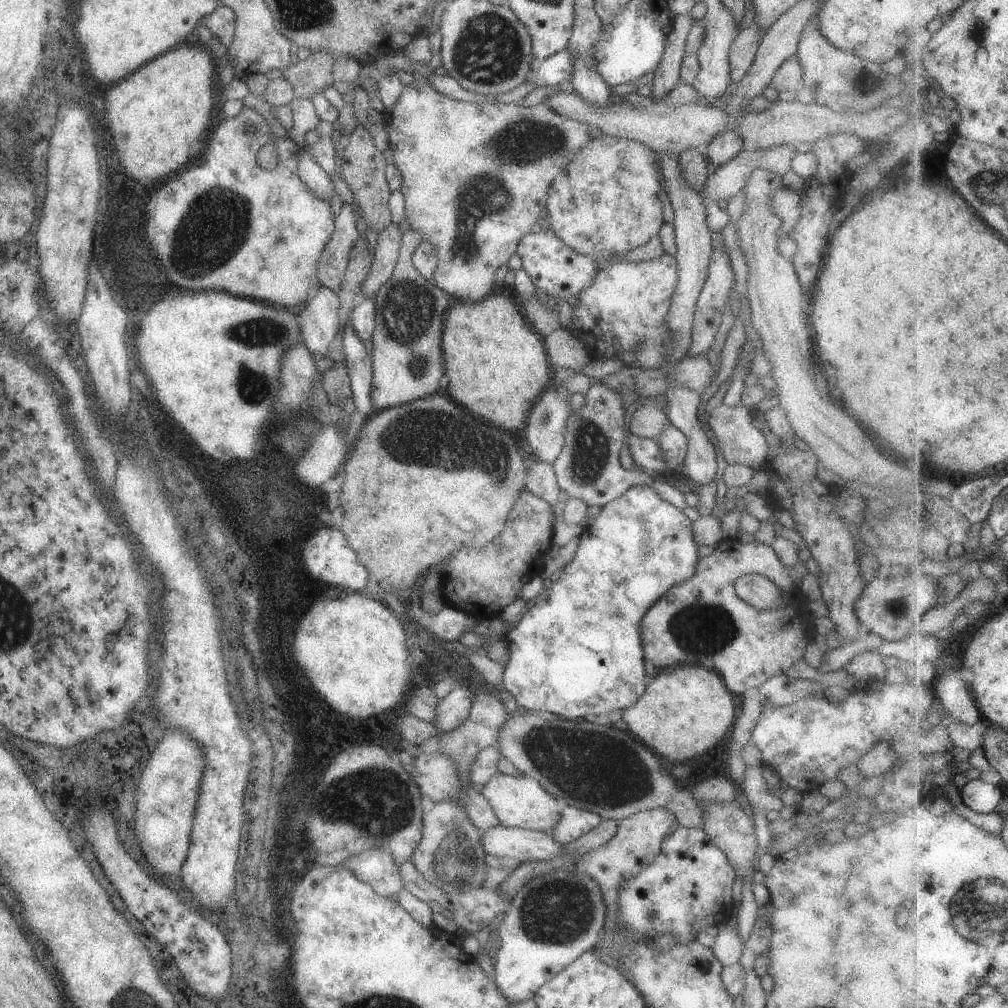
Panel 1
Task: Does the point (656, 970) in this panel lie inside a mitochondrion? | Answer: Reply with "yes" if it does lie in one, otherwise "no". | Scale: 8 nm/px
yes

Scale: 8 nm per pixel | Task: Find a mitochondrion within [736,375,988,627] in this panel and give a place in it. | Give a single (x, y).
(900, 607)

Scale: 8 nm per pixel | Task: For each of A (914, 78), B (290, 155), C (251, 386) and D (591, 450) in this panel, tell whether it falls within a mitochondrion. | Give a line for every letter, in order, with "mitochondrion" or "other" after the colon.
A: other
B: other
C: mitochondrion
D: mitochondrion

